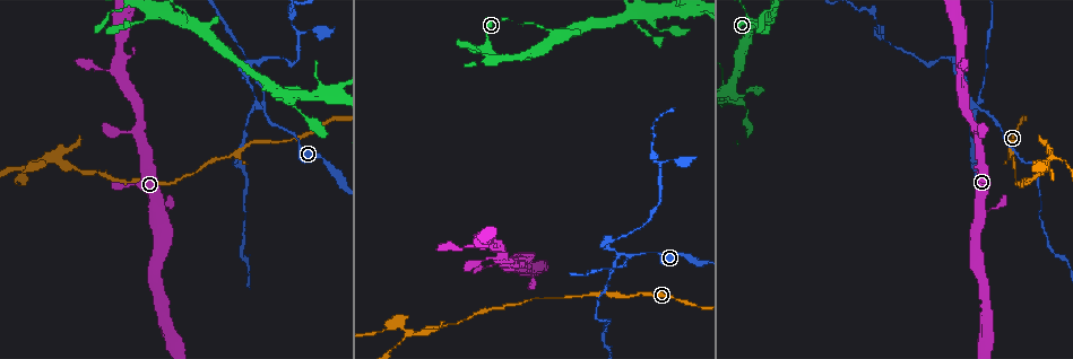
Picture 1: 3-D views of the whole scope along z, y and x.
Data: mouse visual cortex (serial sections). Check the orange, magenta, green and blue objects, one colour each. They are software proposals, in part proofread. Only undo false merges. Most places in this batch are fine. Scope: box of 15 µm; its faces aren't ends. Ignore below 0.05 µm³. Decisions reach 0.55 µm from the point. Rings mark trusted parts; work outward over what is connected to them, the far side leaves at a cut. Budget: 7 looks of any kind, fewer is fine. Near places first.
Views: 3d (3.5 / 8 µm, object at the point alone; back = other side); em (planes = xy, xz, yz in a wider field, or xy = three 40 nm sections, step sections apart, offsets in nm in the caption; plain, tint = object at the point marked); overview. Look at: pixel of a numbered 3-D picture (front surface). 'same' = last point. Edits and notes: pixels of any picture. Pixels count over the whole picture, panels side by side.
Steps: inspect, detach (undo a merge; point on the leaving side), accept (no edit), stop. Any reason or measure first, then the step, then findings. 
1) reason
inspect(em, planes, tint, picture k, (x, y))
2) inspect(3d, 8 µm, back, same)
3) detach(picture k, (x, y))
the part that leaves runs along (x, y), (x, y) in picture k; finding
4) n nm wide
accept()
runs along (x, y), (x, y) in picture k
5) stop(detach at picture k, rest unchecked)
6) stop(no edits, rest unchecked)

abrupt turn
inspect(3d, 3.5 µm, picture 1, (120, 26))

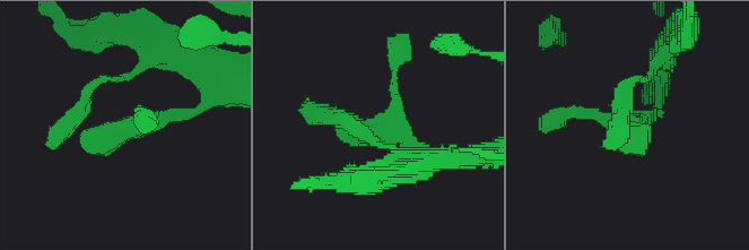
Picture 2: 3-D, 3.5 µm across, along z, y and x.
inspect(em, xy, step 1, tint, picture 2, (379, 130))

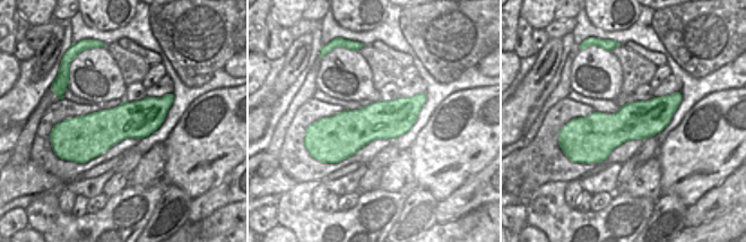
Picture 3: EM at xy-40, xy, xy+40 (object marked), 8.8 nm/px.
another direction
inspect(em, xy, step 2, tint, same)

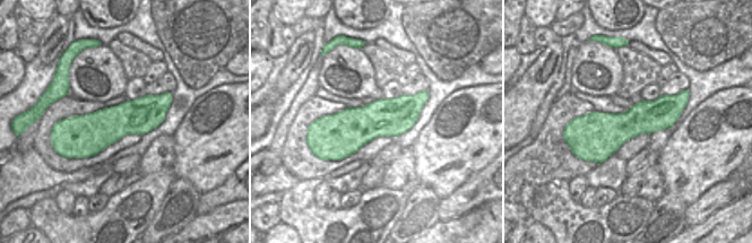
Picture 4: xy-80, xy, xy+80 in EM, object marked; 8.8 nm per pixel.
accept()
runs along (425, 94), (395, 116), (318, 128) in picture 4; one cell here

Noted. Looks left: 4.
sudden change in width
inspect(3d, 8 µm, back, picture 1, (558, 34))

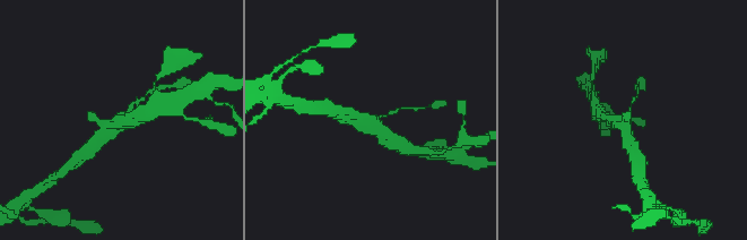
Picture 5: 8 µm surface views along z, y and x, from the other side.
inspect(em, xy, step 3, tint, picture 5, (116, 124))

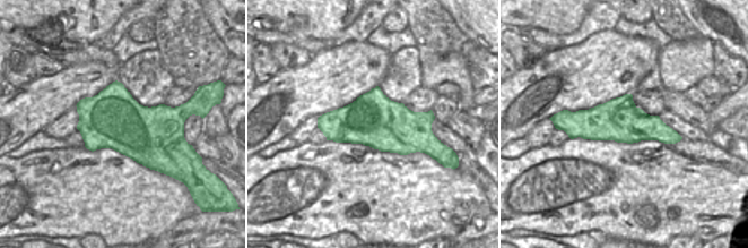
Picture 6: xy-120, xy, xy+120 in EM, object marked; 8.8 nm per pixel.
accept()
all the same cell

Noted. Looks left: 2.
abrupt turn
inspect(3d, 3.5 µm, picture 1, (624, 254))

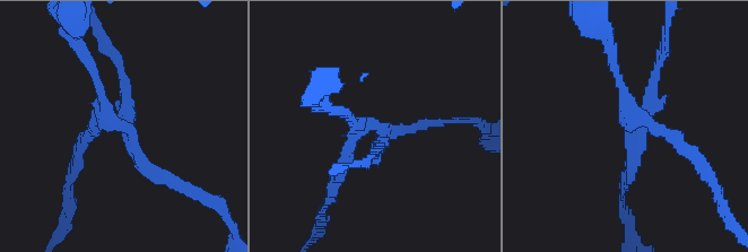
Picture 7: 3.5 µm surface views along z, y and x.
4 arms; arms of 150, 200, 200, 200 nm
inspect(em, xy, step 1, tint, picture 7, (113, 120))

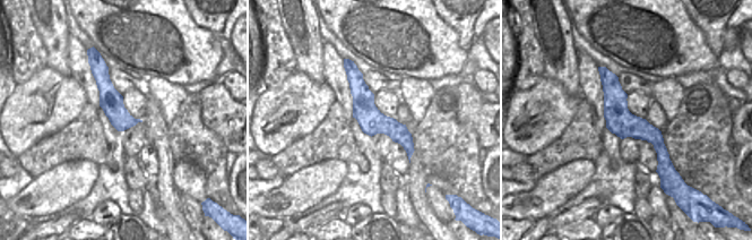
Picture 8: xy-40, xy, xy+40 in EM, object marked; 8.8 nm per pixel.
detach(picture 7, (625, 101))
the part that leaves runs along (631, 130), (610, 40) in picture 7; two cells meet here

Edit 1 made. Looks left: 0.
stop(detach at picture 7, rest unchecked)

